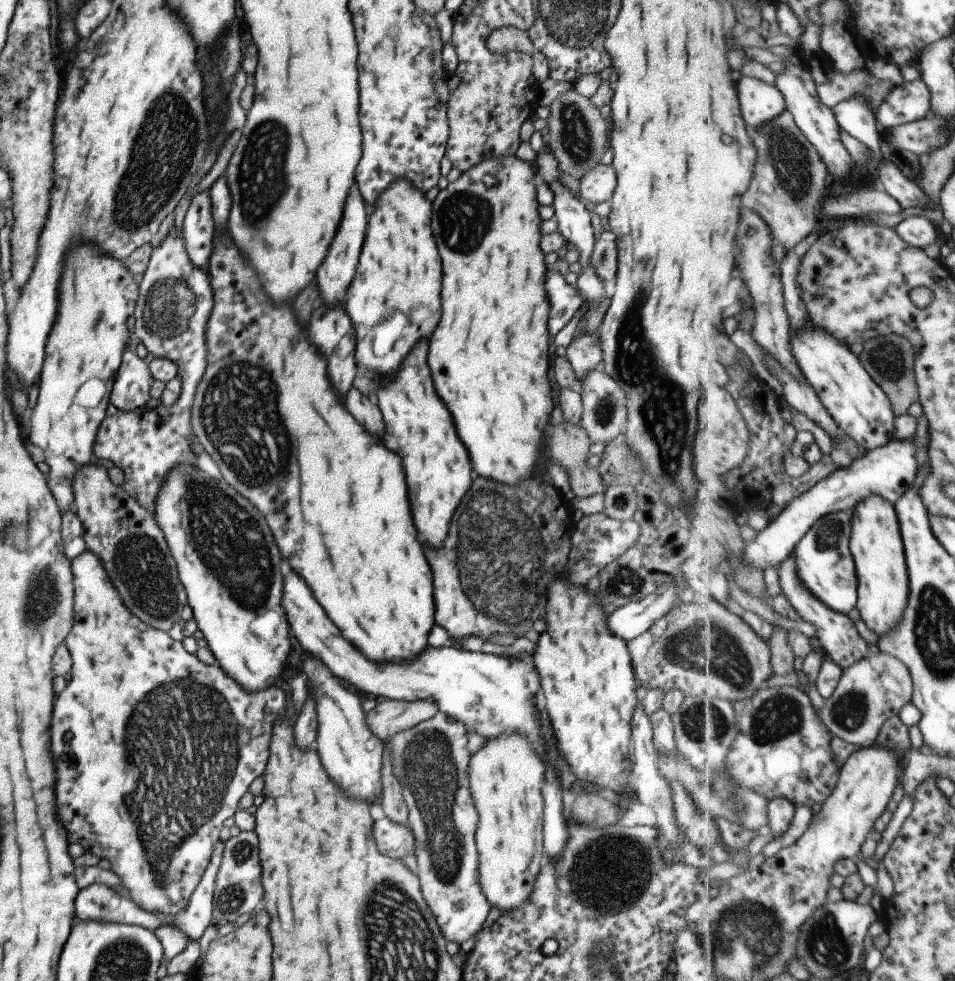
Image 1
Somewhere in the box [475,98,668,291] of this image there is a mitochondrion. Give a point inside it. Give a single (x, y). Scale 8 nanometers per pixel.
(577, 139)

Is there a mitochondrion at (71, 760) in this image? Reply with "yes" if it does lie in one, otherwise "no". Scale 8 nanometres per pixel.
no

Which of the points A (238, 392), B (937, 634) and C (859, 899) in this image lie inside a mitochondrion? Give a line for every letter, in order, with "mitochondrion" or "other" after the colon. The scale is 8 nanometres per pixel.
A: mitochondrion
B: mitochondrion
C: other

